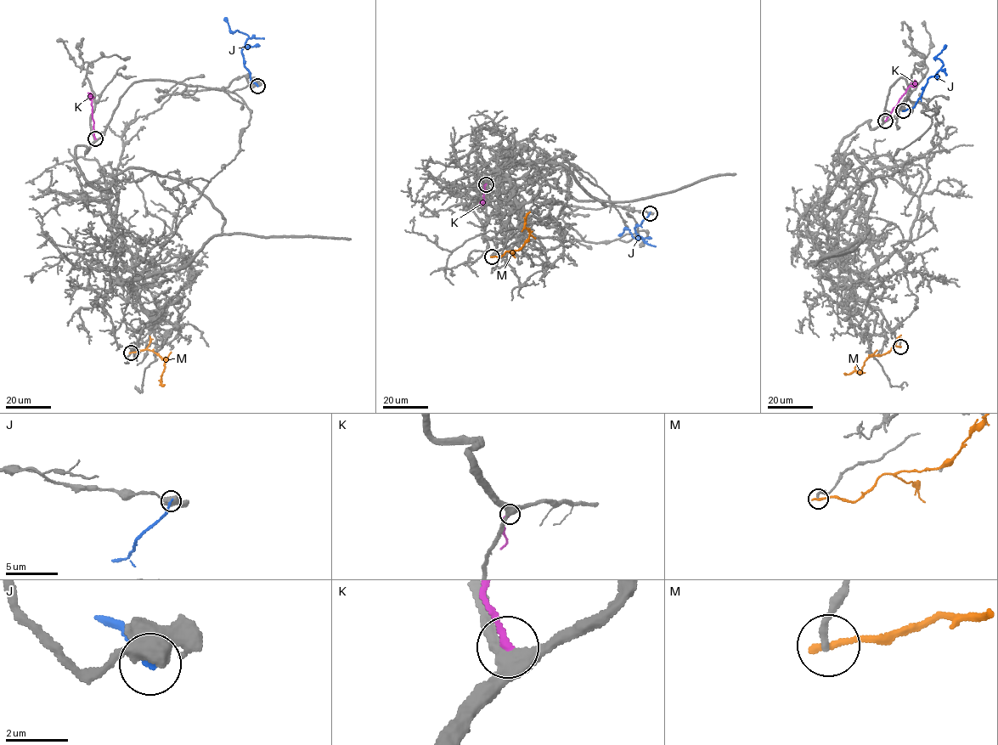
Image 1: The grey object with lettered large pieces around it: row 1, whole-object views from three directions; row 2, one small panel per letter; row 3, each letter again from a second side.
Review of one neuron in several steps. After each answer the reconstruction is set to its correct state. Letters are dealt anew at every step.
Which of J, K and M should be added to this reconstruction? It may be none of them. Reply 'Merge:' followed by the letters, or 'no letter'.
Merge: no letter

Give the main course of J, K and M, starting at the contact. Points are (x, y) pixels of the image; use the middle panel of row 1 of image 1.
J: (649, 212), (641, 223), (634, 228), (640, 238), (634, 238), (627, 229), (619, 234)
K: (486, 183), (483, 200), (480, 201)
M: (492, 256), (499, 257), (506, 251), (522, 246), (528, 238), (529, 228), (525, 228), (525, 219), (530, 211)

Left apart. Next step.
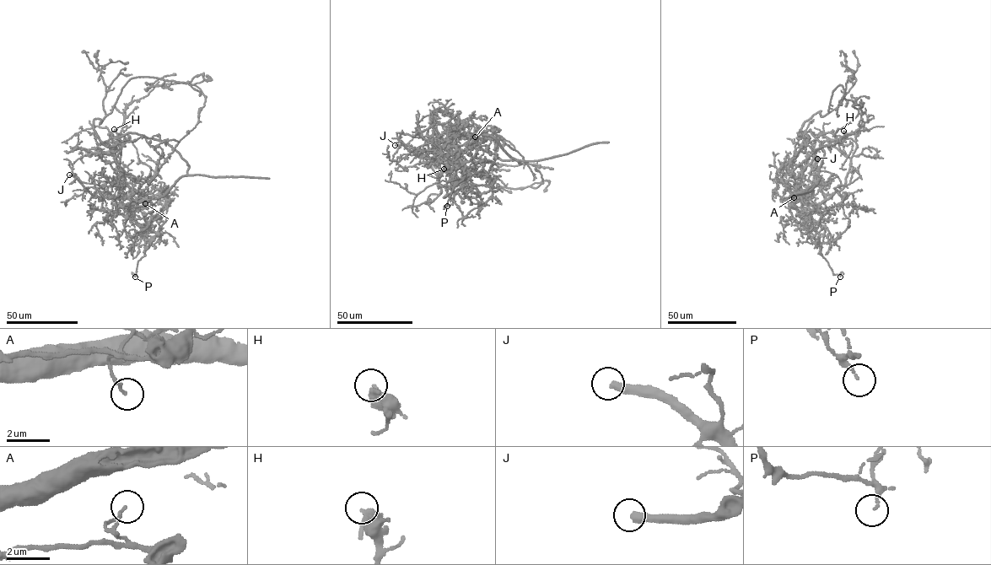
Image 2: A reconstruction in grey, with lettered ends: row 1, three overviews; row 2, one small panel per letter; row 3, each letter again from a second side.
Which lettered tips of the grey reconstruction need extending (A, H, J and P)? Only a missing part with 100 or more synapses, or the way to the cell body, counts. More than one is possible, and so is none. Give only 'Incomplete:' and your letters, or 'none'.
Incomplete: J

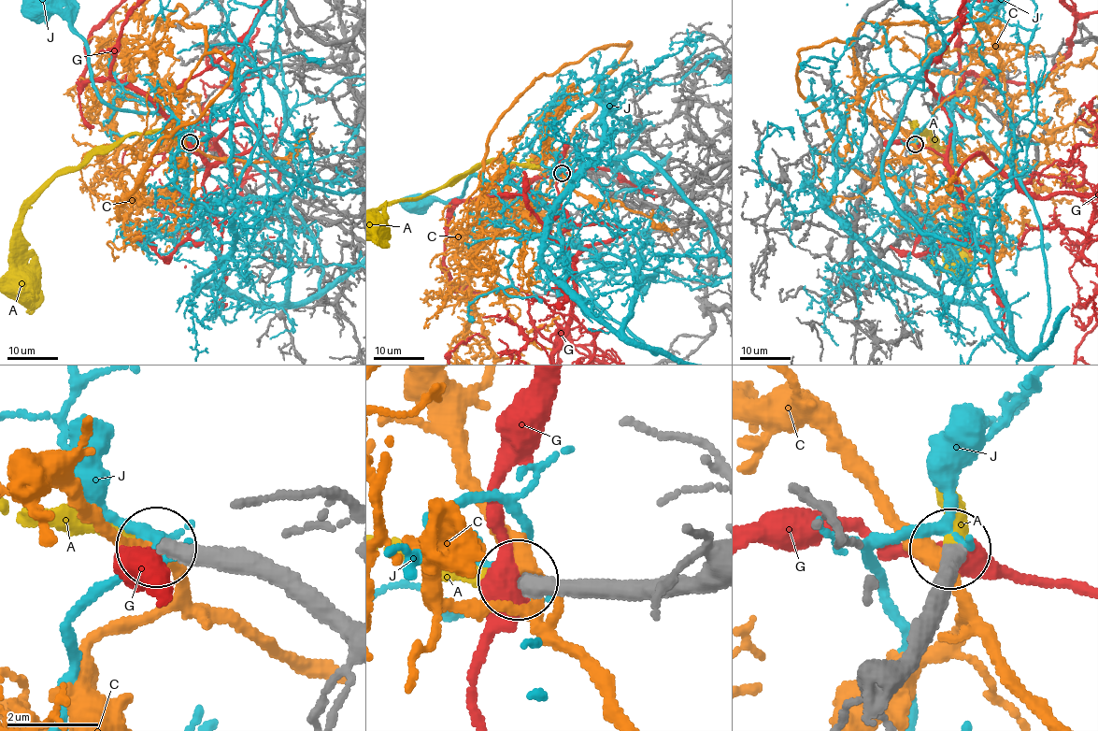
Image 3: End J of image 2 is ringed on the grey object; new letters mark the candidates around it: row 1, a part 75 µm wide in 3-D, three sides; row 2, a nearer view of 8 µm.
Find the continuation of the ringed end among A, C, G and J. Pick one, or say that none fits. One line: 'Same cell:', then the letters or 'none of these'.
Same cell: A

